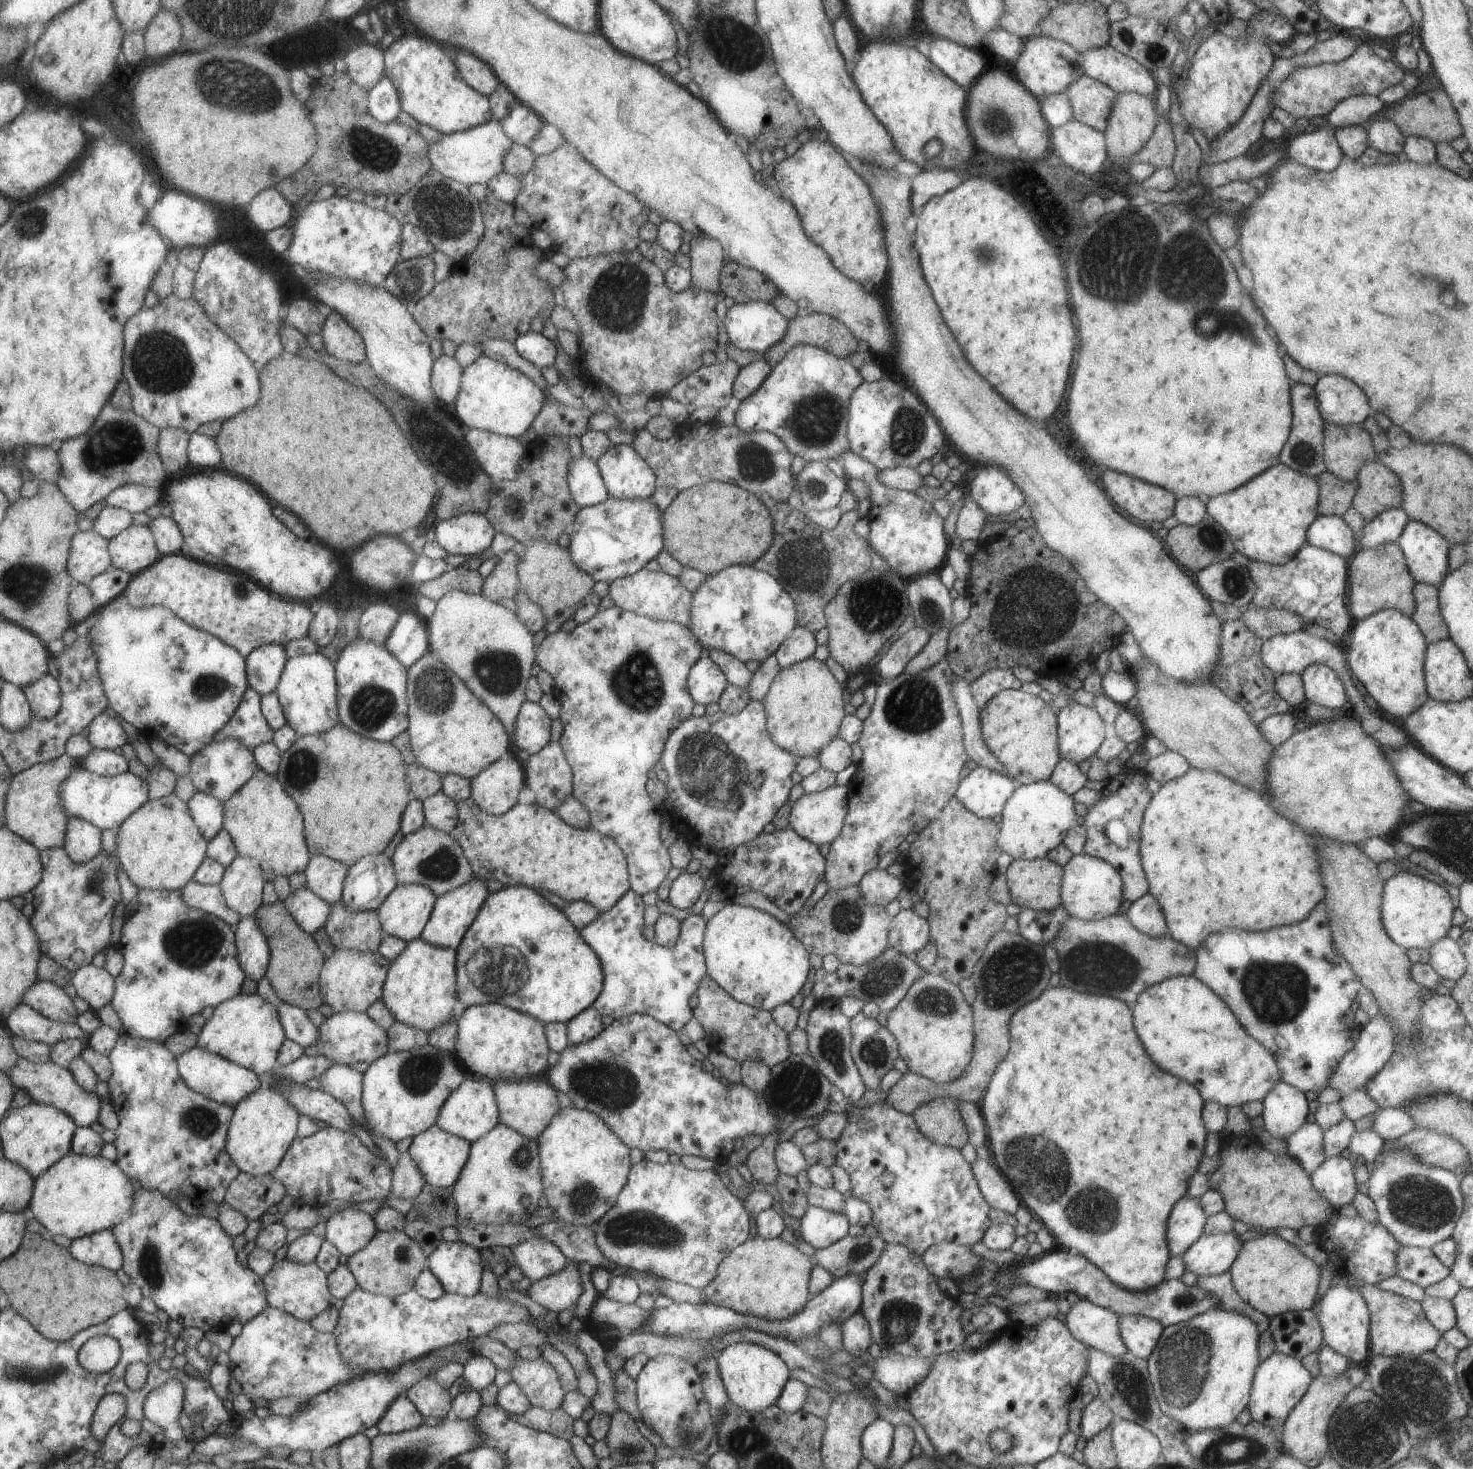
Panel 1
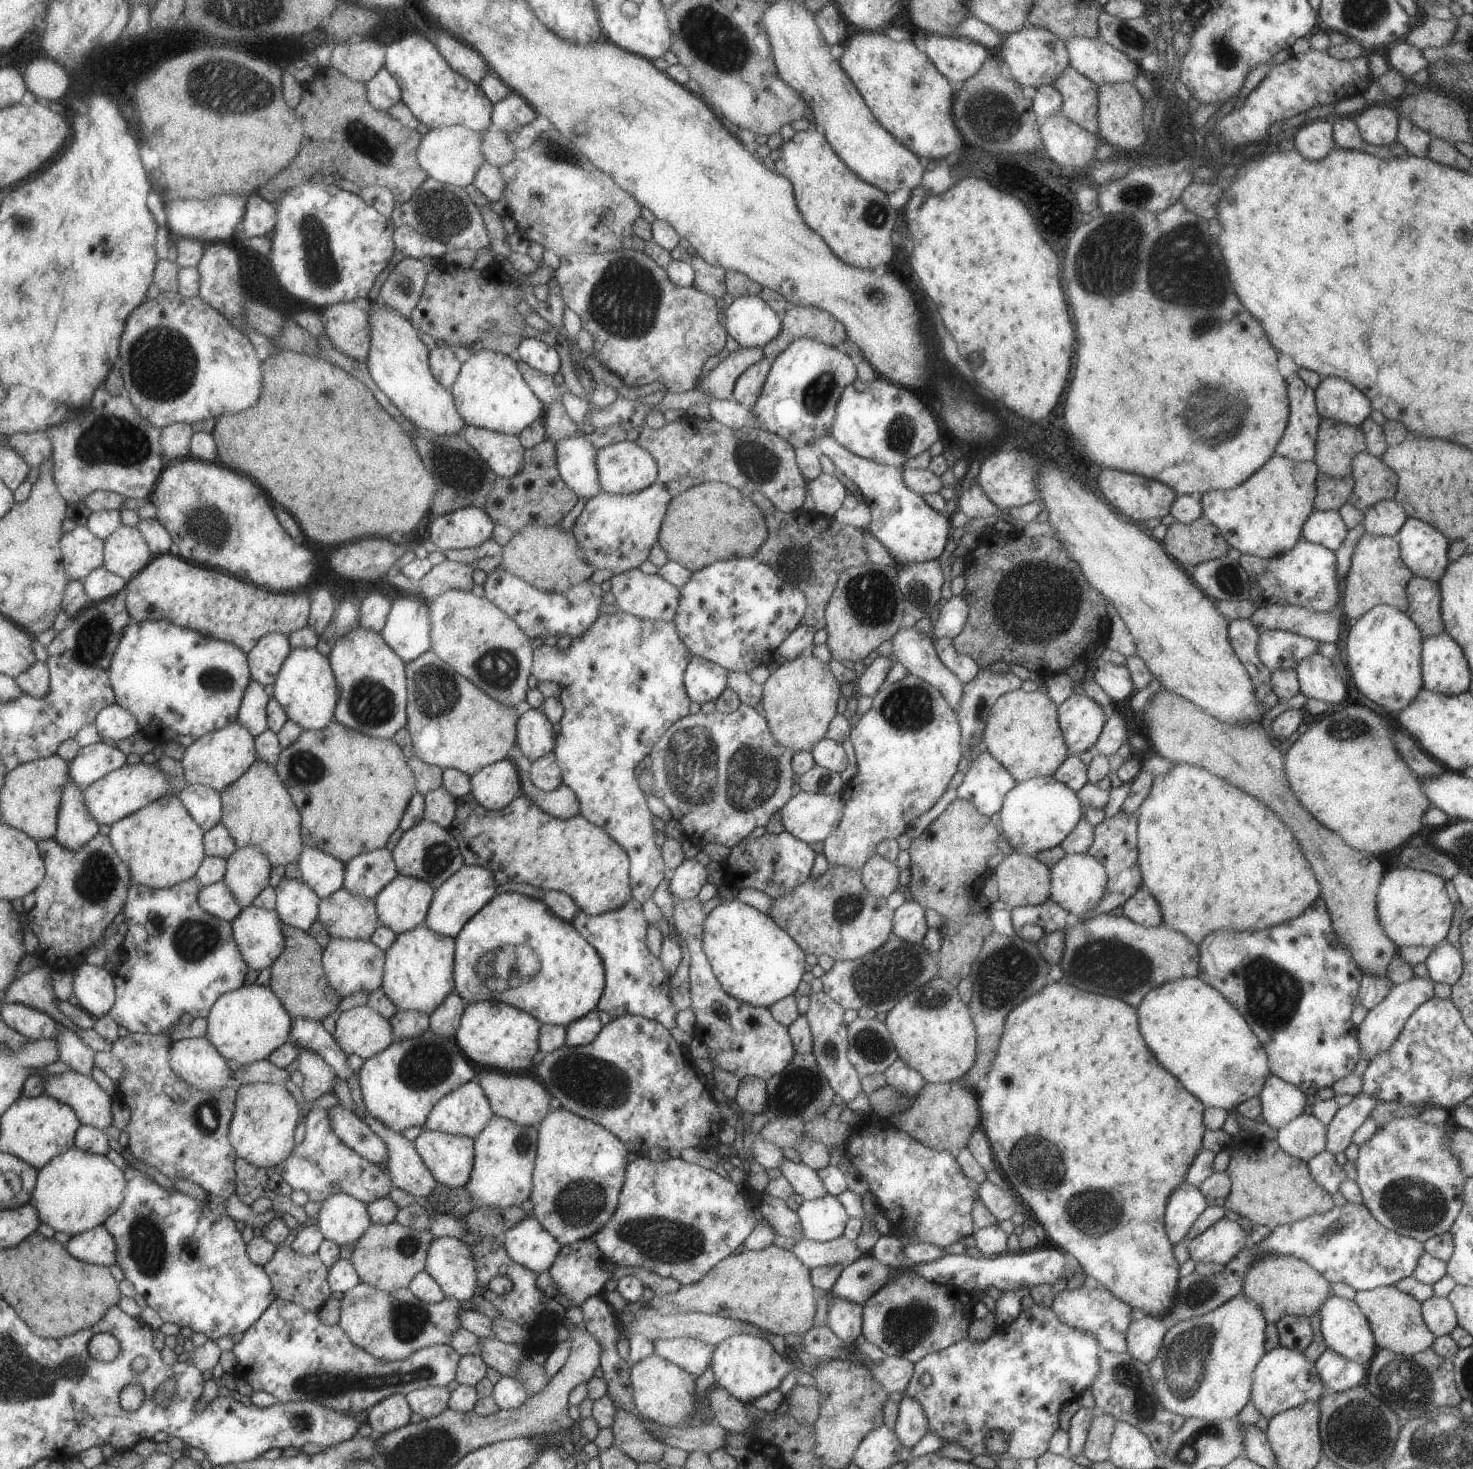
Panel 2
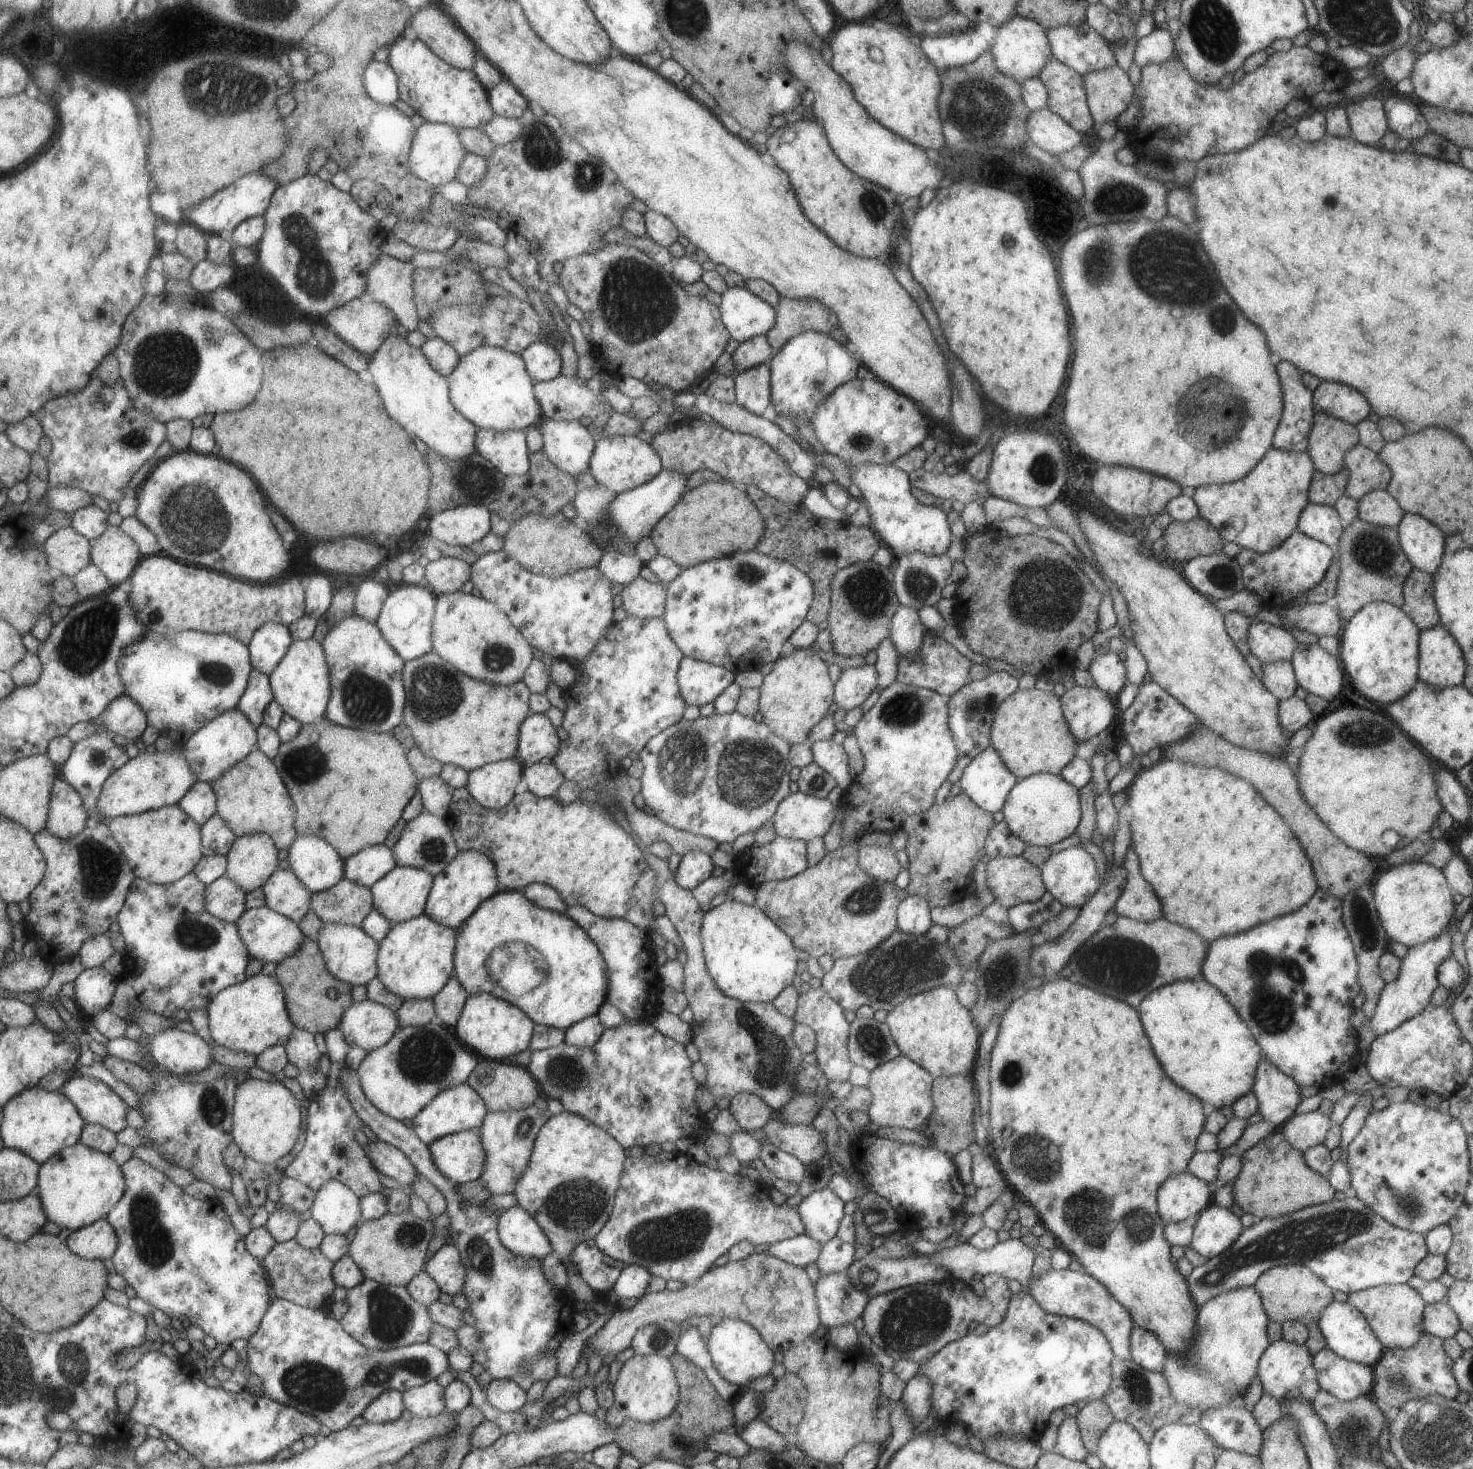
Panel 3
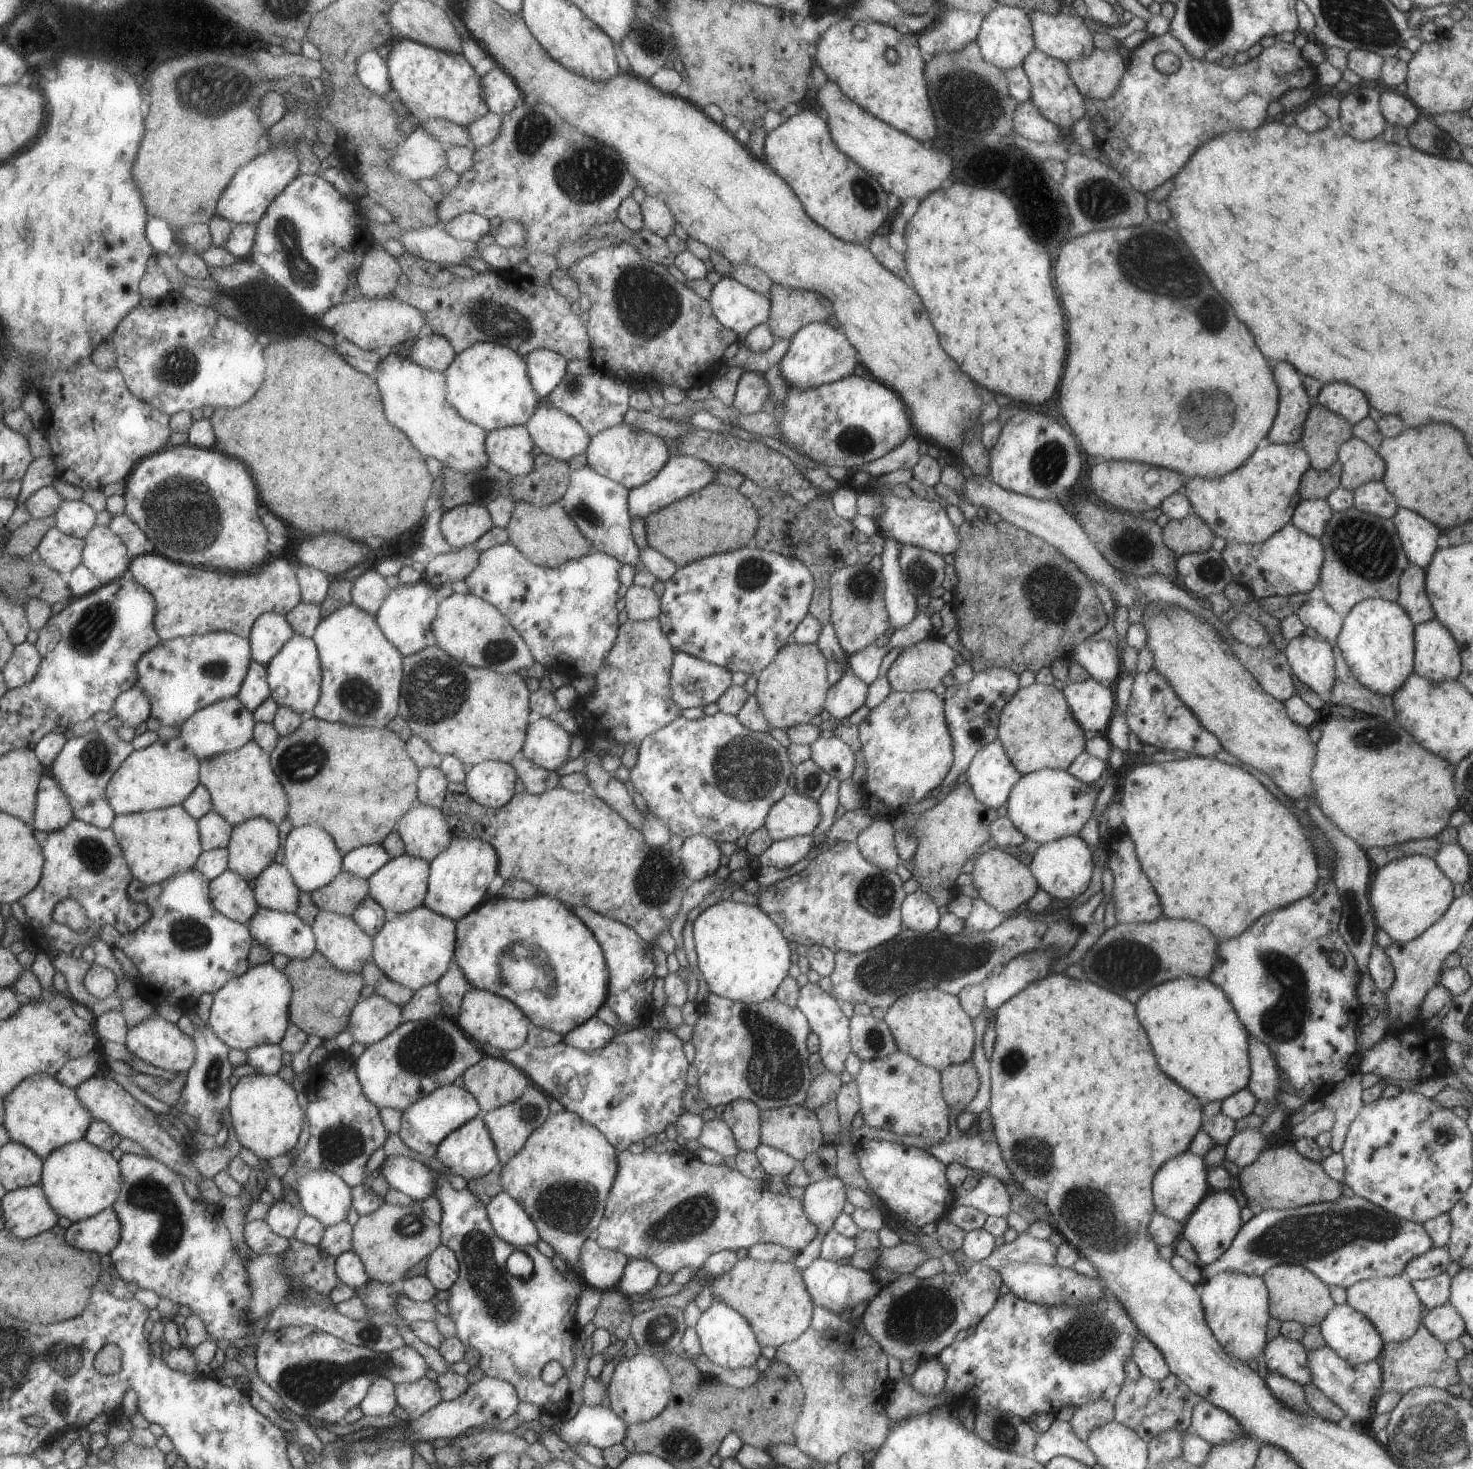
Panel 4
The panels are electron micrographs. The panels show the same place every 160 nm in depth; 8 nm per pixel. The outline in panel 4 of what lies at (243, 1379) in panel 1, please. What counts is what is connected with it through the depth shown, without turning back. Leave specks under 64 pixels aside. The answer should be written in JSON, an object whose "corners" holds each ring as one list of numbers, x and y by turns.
{"corners":[[309,1325,286,1326,277,1330,263,1331,256,1342,255,1358,258,1375,277,1393,282,1404,297,1417,307,1417,316,1421,320,1426,343,1423,343,1416,350,1408,357,1406,363,1400,370,1384,376,1378,386,1378,394,1385,414,1383,421,1377,425,1377,428,1369,425,1359,409,1345,404,1344,398,1349,378,1353,339,1340]]}

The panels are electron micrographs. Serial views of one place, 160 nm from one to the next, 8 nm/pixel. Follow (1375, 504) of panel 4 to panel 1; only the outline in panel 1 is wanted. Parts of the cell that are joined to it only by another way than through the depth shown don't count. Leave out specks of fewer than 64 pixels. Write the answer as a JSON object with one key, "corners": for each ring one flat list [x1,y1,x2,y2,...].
{"corners":[[1401,508,1380,512,1373,520,1366,522,1358,532,1358,547,1372,549,1387,543,1395,543,1408,521,1407,513]]}

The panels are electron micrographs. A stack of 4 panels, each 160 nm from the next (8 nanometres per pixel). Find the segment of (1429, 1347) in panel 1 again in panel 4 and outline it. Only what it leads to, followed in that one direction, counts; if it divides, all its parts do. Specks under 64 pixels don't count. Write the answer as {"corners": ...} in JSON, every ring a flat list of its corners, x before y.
{"corners":[[1373,1277,1346,1288,1346,1303,1362,1312,1375,1327,1384,1343,1401,1342,1417,1330,1422,1319,1422,1304,1409,1280,1399,1277]]}

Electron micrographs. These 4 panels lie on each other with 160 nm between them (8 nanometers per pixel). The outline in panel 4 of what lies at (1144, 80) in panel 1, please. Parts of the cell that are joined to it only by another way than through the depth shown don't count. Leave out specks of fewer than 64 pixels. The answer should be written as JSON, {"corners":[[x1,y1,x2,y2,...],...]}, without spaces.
{"corners":[[1060,10,1056,15,1039,11,1027,12,1033,31,1034,48,1048,54,1050,57,1068,63,1078,59,1080,55,1088,55,1093,49,1091,31,1078,16,1071,16,1066,10]]}

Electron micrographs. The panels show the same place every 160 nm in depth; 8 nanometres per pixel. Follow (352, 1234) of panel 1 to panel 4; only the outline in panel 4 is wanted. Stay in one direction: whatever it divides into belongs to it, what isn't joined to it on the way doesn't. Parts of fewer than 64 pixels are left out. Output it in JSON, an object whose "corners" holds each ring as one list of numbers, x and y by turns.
{"corners":[[320,1170,297,1176,294,1190,305,1214,316,1218,325,1229,345,1220,352,1198,341,1177]]}

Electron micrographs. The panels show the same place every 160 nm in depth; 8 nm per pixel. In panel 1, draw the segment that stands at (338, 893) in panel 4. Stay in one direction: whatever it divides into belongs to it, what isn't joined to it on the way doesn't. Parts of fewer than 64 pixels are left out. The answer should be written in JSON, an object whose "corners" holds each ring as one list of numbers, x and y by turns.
{"corners":[[340,900,331,906,324,929,334,948,377,952,384,935,377,912,353,912]]}

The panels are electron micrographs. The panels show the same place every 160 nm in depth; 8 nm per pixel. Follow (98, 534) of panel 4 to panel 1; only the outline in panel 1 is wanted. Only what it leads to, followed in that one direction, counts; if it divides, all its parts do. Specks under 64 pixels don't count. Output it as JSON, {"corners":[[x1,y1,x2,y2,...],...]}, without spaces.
{"corners":[[136,524,129,525,116,537,109,539,109,554,111,566,128,571,129,574,147,569,161,557,152,530,147,525]]}

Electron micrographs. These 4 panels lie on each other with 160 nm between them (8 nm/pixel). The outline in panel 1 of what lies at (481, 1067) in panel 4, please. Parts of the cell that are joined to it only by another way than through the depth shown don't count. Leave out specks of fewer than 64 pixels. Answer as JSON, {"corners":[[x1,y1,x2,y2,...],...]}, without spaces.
{"corners":[[527,1079,520,1082,495,1081,492,1082,498,1108,499,1123,508,1126,529,1140,536,1141,542,1130,550,1123,553,1115,559,1110,557,1092,549,1082,540,1079]]}

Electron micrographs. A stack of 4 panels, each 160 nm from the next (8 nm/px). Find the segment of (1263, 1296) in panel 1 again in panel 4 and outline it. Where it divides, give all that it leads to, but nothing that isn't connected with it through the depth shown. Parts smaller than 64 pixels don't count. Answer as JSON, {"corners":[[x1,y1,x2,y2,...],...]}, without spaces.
{"corners":[[1275,1265,1261,1276,1268,1290,1268,1313,1279,1322,1297,1321,1304,1327,1319,1326,1323,1317,1333,1308,1328,1286,1310,1270,1301,1265]]}

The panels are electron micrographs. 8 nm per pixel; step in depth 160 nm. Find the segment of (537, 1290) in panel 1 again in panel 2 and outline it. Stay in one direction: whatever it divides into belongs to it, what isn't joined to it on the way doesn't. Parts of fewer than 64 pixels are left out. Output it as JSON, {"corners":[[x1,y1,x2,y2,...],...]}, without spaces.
{"corners":[[589,1238,563,1245,553,1264,548,1268,548,1274,555,1283,556,1294,564,1296,569,1304,579,1307,584,1300,604,1292,603,1285,607,1279,612,1278,610,1276,611,1265,613,1263,600,1253,597,1245]]}

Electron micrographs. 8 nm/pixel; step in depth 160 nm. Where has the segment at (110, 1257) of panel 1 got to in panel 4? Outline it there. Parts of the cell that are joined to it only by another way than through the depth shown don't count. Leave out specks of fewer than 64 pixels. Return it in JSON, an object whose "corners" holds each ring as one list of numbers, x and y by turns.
{"corners":[[108,1208,97,1216,72,1222,64,1237,79,1250,109,1254,120,1242,120,1222,116,1212]]}

